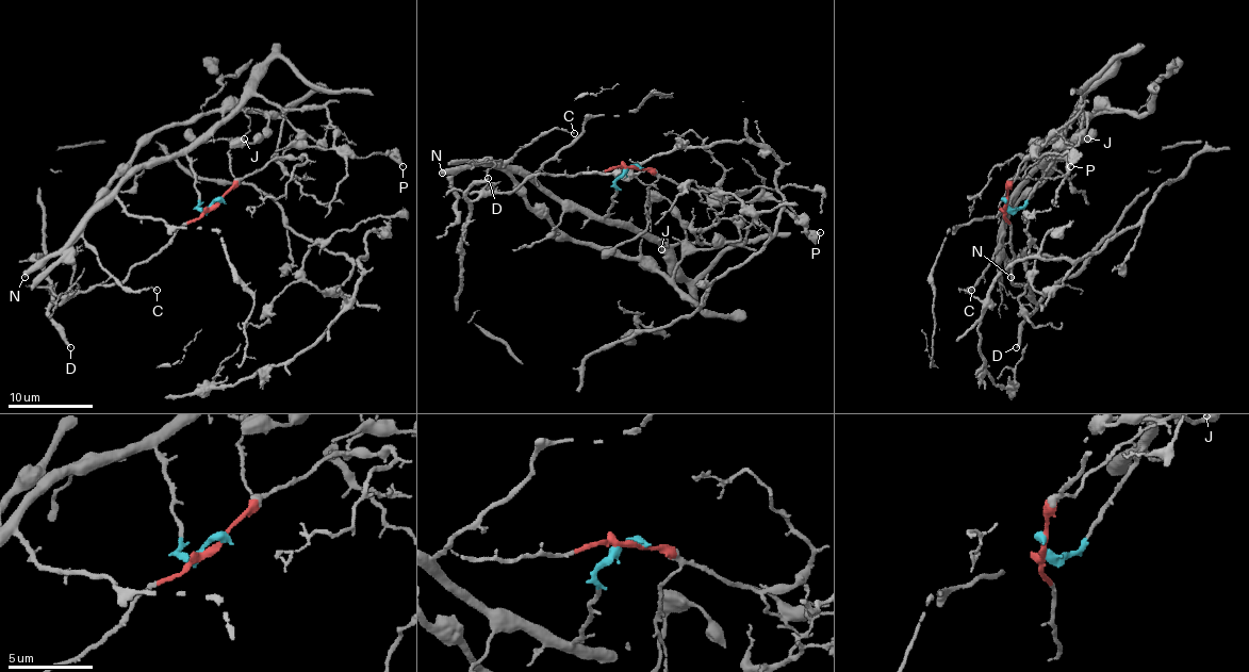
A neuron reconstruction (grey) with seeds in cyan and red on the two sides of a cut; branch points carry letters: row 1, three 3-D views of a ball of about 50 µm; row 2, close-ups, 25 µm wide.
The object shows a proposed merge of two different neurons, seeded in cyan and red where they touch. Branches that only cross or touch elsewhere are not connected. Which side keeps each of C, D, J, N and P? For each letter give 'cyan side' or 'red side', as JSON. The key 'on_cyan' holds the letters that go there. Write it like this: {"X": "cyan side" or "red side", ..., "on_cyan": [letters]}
{"C": "cyan side", "D": "red side", "J": "cyan side", "N": "cyan side", "P": "cyan side", "on_cyan": ["C", "J", "N", "P"]}

